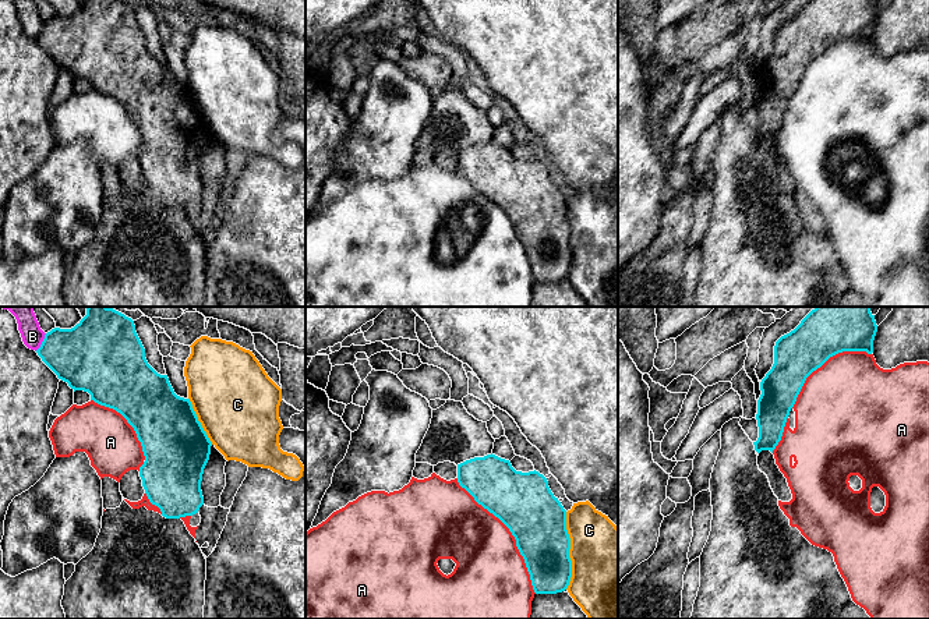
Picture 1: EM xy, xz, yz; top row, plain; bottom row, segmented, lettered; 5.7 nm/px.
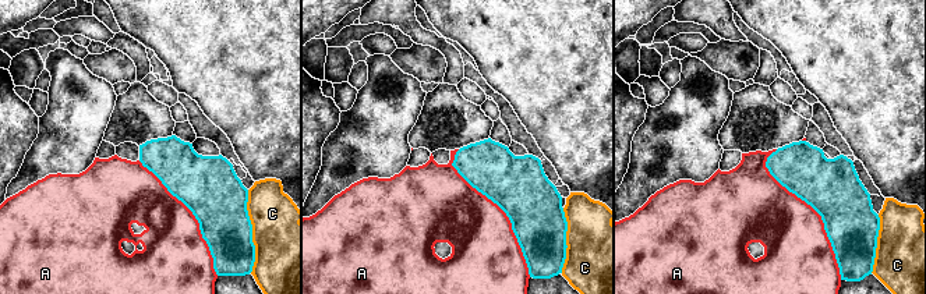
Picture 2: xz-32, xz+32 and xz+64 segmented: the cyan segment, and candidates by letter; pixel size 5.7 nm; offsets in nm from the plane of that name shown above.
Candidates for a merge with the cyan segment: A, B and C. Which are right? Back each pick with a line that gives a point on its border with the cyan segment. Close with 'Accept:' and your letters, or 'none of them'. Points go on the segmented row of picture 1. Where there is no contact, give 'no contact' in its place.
A: xz (512, 534)
Accept: A

